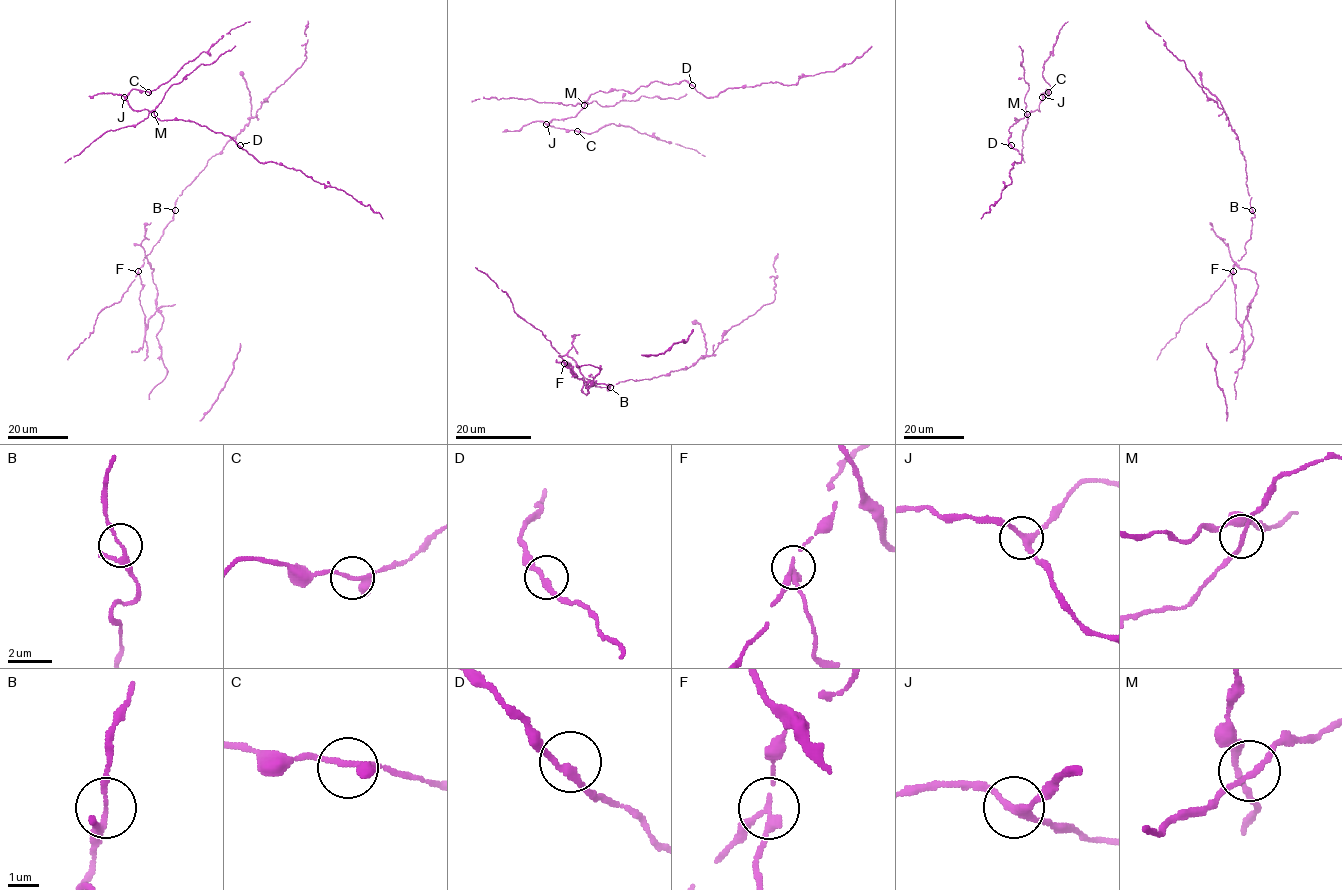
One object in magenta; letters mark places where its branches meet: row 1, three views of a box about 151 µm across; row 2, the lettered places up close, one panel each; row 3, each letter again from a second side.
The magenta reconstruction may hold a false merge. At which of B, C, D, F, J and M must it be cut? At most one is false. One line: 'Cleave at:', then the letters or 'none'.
Cleave at: F

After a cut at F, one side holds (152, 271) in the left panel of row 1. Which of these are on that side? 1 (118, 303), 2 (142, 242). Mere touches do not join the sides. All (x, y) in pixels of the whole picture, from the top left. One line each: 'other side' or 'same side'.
1: other side
2: same side

